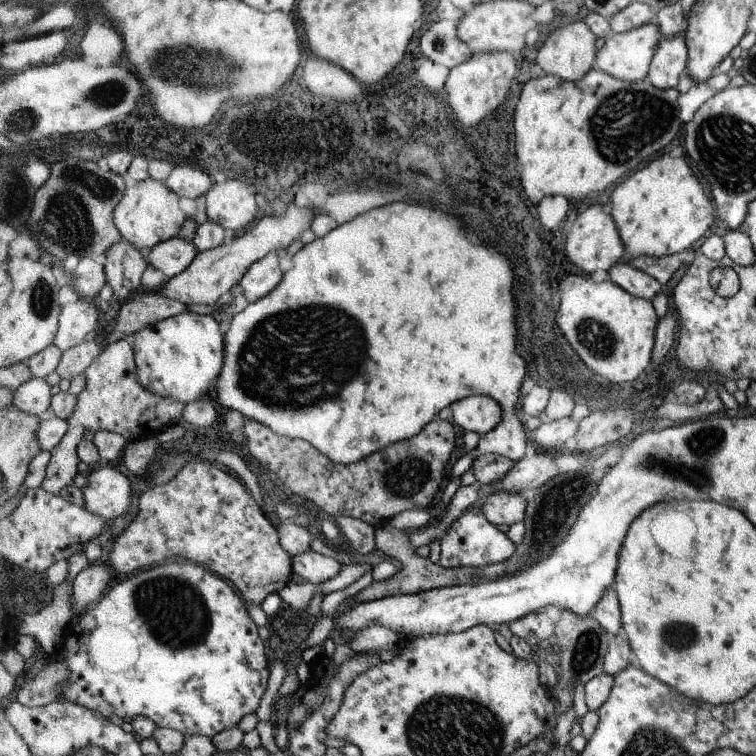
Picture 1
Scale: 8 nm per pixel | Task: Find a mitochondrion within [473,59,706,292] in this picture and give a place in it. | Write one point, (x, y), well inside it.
(646, 116)

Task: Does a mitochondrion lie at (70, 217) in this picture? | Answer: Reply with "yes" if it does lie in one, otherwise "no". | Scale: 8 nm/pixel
yes

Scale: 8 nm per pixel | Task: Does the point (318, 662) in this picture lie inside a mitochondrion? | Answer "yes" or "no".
no

